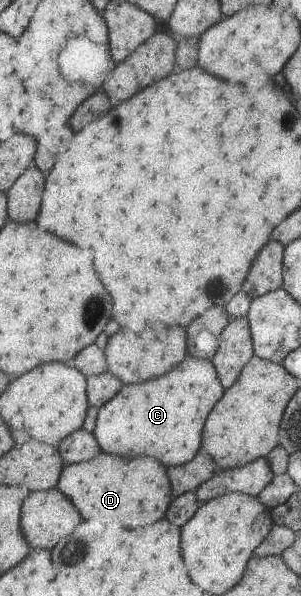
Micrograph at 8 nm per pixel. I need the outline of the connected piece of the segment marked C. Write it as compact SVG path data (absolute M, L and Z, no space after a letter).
M184 357L168 373L120 387L97 410L94 437L102 452L125 458L150 456L162 465L179 466L201 450L201 433L208 412L223 394L211 360Z

